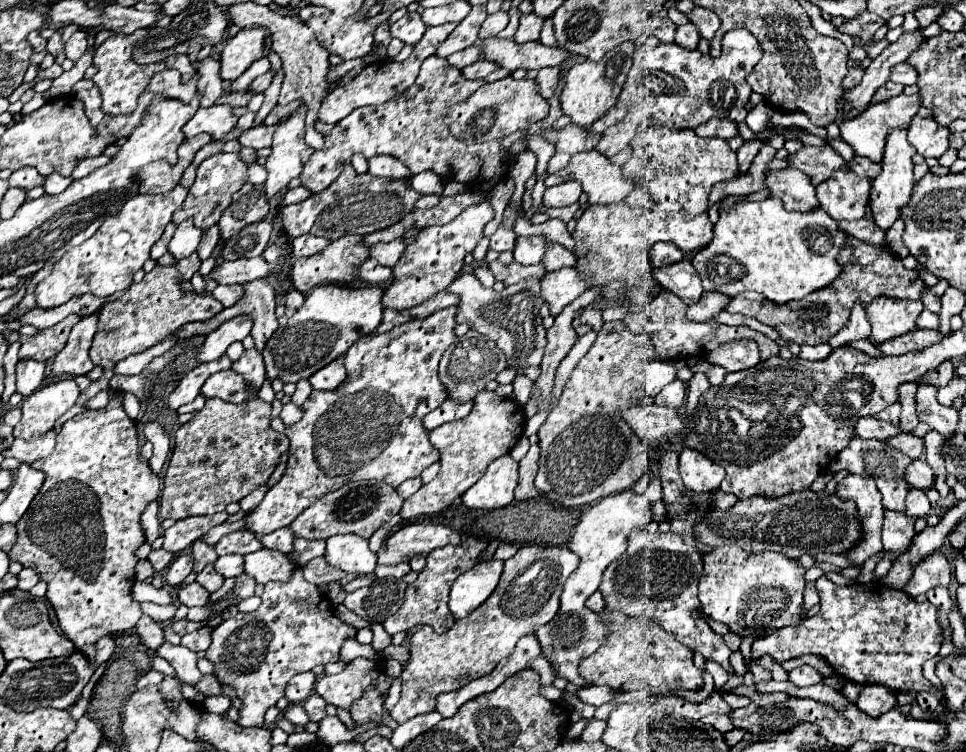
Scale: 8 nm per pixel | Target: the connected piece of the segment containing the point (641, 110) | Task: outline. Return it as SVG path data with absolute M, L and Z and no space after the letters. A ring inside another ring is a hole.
M745 28L730 30L724 37L719 58L711 58L699 50L679 50L675 44L635 48L633 66L619 96L619 106L629 108L627 118L617 126L607 128L595 150L603 152L611 164L621 166L623 172L623 166L633 156L631 140L649 126L693 130L709 118L731 118L733 122L743 122L747 116L745 106L751 96L747 76L763 56L763 50L759 50L759 42Z

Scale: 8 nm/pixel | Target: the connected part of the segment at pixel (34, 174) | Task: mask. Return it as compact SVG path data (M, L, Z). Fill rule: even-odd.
M31 166L27 168L19 168L11 174L9 178L9 188L23 188L23 190L31 190L35 186L43 186L45 178Z

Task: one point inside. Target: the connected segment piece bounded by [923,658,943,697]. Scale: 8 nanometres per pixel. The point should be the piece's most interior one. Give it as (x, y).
(929, 667)

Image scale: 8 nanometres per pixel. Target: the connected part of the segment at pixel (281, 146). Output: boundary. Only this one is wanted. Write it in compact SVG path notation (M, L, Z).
M305 104L293 110L289 118L281 122L273 134L271 154L265 162L267 198L273 198L279 190L287 188L287 184L301 174L305 162L315 152L303 140L305 138L305 112L307 112Z

